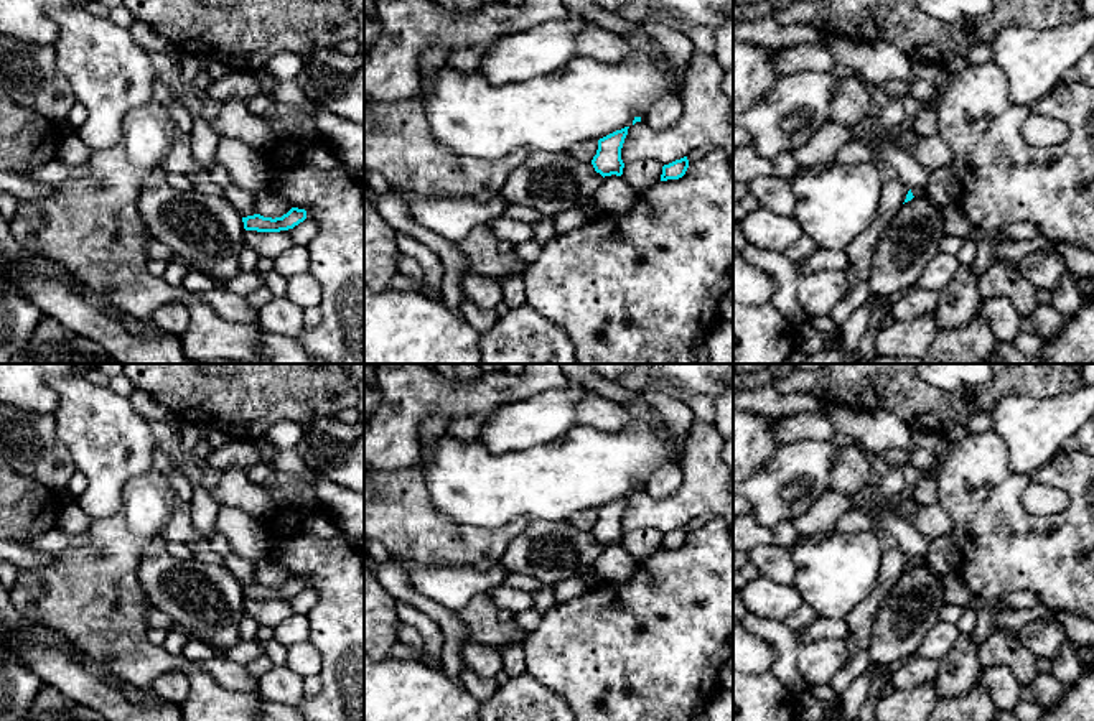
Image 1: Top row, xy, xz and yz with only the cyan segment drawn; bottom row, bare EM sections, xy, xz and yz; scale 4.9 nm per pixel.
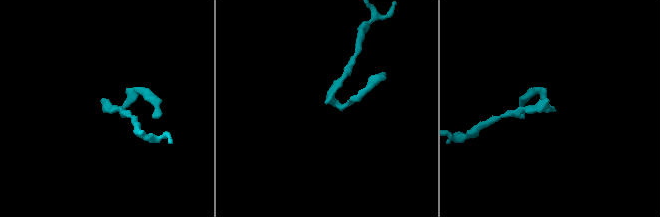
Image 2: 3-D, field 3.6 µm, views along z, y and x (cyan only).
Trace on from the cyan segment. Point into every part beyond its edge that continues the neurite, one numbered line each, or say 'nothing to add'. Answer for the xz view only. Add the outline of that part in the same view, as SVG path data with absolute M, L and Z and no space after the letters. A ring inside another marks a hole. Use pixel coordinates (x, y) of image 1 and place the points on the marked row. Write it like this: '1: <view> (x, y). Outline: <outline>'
nothing to add

